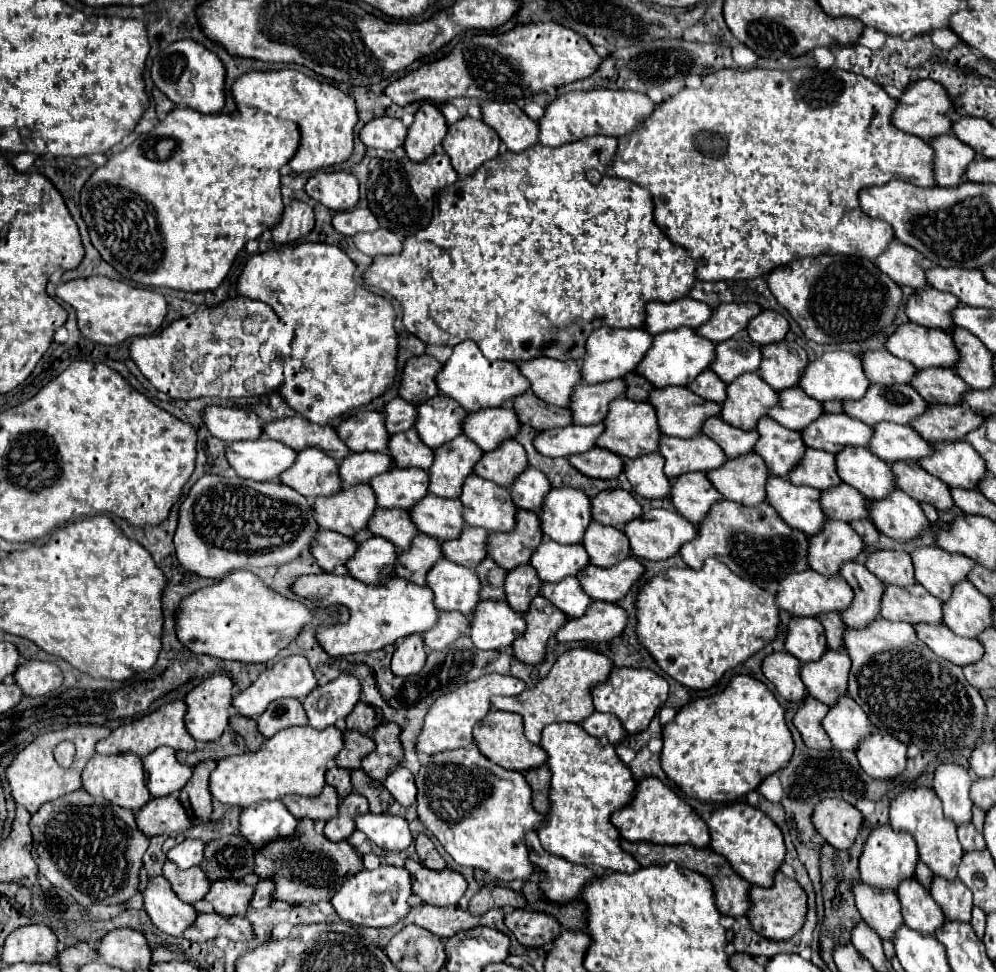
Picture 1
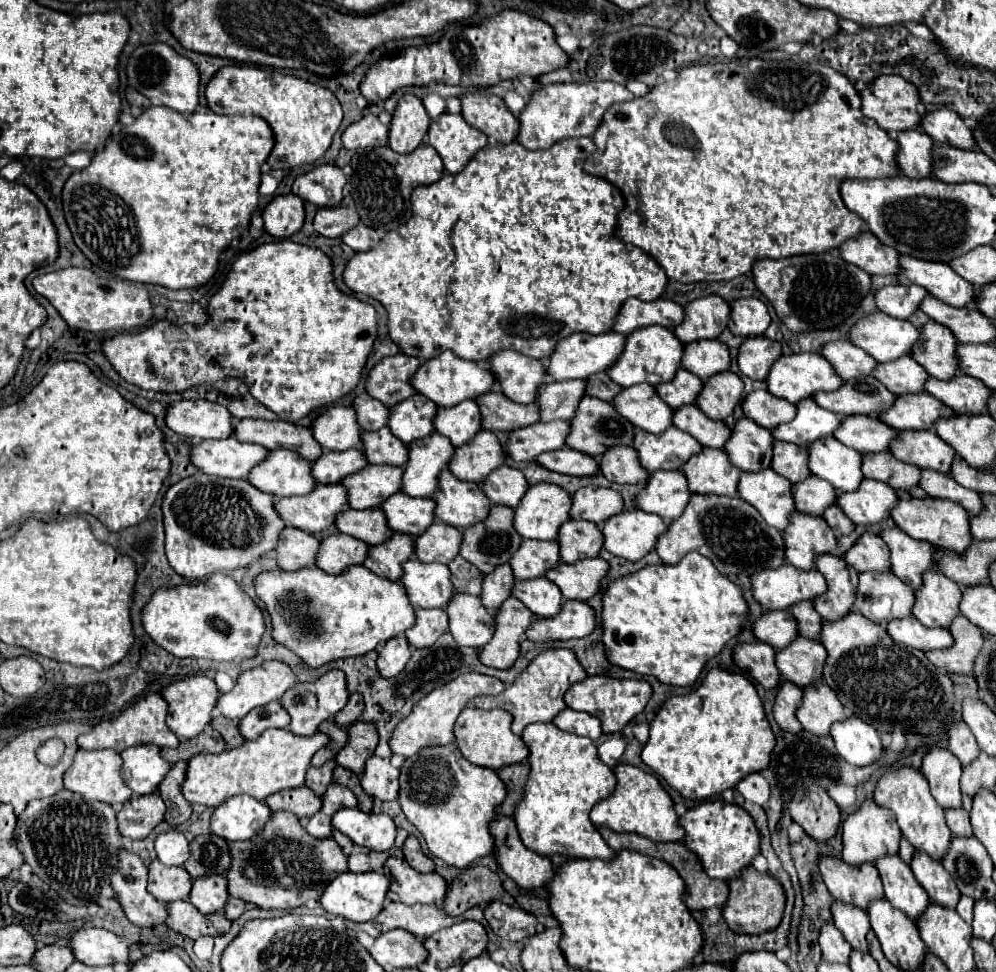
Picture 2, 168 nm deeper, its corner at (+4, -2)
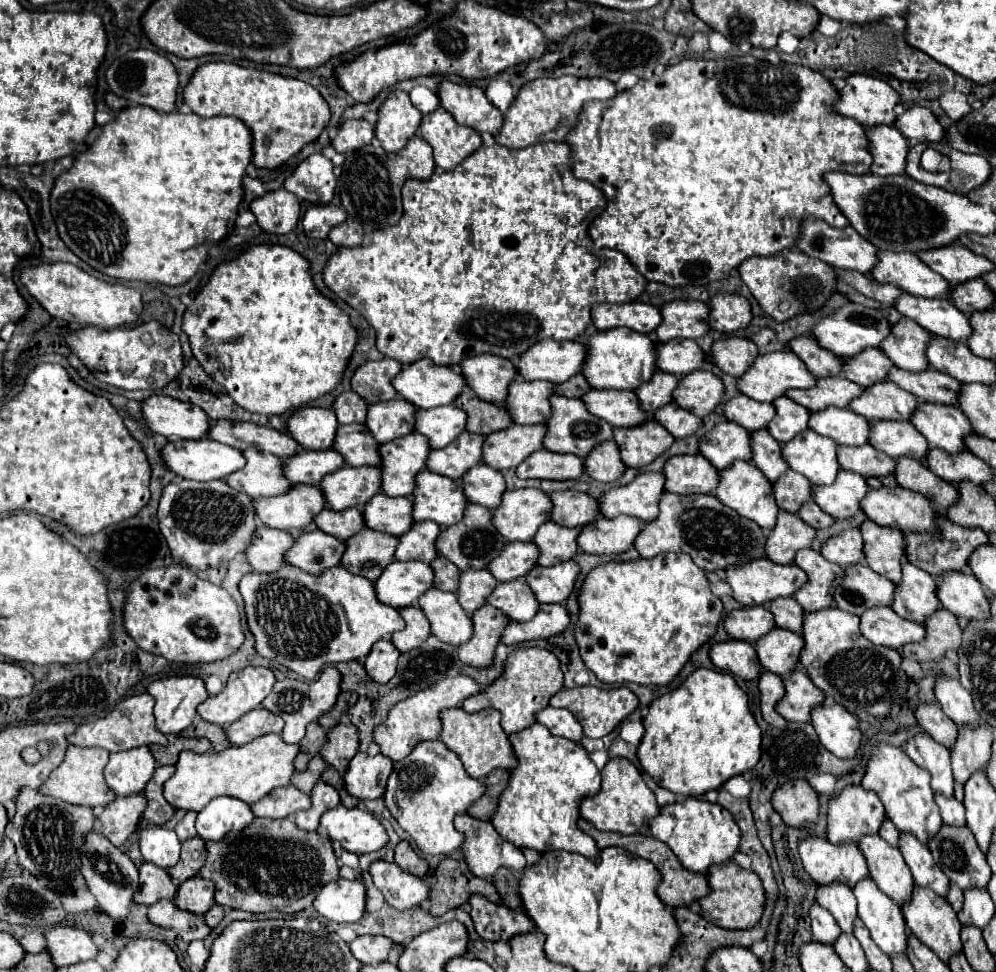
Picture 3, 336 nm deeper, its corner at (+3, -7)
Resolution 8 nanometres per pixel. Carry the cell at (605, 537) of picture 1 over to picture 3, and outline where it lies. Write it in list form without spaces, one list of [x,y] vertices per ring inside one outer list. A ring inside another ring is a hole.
[[[544,522],[544,526],[540,526],[540,530],[532,538],[532,542],[540,550],[538,564],[550,566],[556,562],[570,560],[578,552],[578,544],[576,544],[578,532],[580,528],[564,528],[564,526],[556,526],[554,522]]]

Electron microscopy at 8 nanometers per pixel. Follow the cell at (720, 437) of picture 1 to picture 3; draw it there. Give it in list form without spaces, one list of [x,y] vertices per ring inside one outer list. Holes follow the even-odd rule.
[[[670,402],[656,410],[654,420],[658,420],[674,438],[690,436],[702,424],[702,418],[696,418],[692,412],[680,408],[676,402]]]

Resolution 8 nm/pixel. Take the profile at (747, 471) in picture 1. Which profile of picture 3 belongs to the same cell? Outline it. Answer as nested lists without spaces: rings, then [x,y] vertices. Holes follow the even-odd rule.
[[[700,454],[668,458],[664,476],[664,490],[674,494],[712,494],[718,486],[718,470]]]

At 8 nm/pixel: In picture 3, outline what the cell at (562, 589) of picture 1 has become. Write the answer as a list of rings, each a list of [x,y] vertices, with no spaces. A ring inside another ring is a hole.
[[[516,578],[512,582],[500,582],[492,594],[486,598],[490,606],[496,606],[500,612],[508,616],[508,620],[526,622],[538,612],[538,602],[524,582],[524,578]]]

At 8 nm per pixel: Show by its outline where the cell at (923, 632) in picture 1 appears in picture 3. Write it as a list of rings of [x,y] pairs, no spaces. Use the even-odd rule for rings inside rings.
[[[872,606],[860,616],[860,634],[872,644],[900,650],[908,642],[920,642],[924,638],[924,626],[900,618],[888,606]]]

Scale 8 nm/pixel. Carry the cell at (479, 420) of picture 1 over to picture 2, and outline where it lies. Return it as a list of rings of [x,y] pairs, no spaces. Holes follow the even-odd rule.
[[[463,401],[455,407],[439,407],[435,429],[449,437],[455,447],[467,445],[467,441],[471,441],[483,429],[479,405],[475,405],[475,401]]]

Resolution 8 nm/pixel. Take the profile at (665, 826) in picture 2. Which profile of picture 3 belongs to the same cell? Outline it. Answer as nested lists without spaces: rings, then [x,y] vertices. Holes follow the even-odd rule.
[[[610,758],[602,768],[602,788],[594,796],[586,796],[580,800],[580,816],[594,824],[598,830],[620,832],[620,834],[646,834],[648,820],[654,818],[660,808],[656,804],[654,792],[646,786],[638,768],[626,758]]]

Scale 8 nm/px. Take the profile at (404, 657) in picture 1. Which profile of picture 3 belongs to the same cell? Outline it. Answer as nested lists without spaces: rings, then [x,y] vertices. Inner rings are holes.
[[[388,640],[376,642],[376,646],[372,646],[372,650],[364,662],[366,674],[374,682],[380,682],[380,684],[388,682],[396,674],[398,656],[400,656],[400,652],[394,648],[392,642],[388,642]]]

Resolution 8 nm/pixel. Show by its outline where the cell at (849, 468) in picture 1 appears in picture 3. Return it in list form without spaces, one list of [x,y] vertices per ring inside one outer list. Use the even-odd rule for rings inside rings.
[[[804,430],[792,438],[792,442],[782,444],[784,462],[798,474],[806,476],[812,484],[832,484],[840,470],[836,460],[836,442],[824,438],[812,430]]]

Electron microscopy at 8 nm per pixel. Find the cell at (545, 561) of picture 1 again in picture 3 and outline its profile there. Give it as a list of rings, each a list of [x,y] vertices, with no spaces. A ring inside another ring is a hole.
[[[506,542],[504,550],[488,564],[490,574],[498,582],[524,578],[538,560],[538,550],[532,542]]]

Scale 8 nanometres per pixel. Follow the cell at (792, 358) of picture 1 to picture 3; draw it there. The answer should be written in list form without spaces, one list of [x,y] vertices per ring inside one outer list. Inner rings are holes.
[[[730,336],[730,338],[722,338],[714,342],[708,354],[714,366],[718,366],[724,374],[738,378],[758,356],[758,348],[748,338]]]

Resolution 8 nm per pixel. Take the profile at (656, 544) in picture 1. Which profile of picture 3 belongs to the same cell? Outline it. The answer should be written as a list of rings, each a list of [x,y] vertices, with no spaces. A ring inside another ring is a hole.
[[[616,516],[612,520],[598,518],[586,526],[582,526],[576,542],[584,554],[600,554],[600,556],[616,556],[620,552],[626,552],[630,546],[634,546],[634,538],[640,532],[640,520],[630,516]]]

